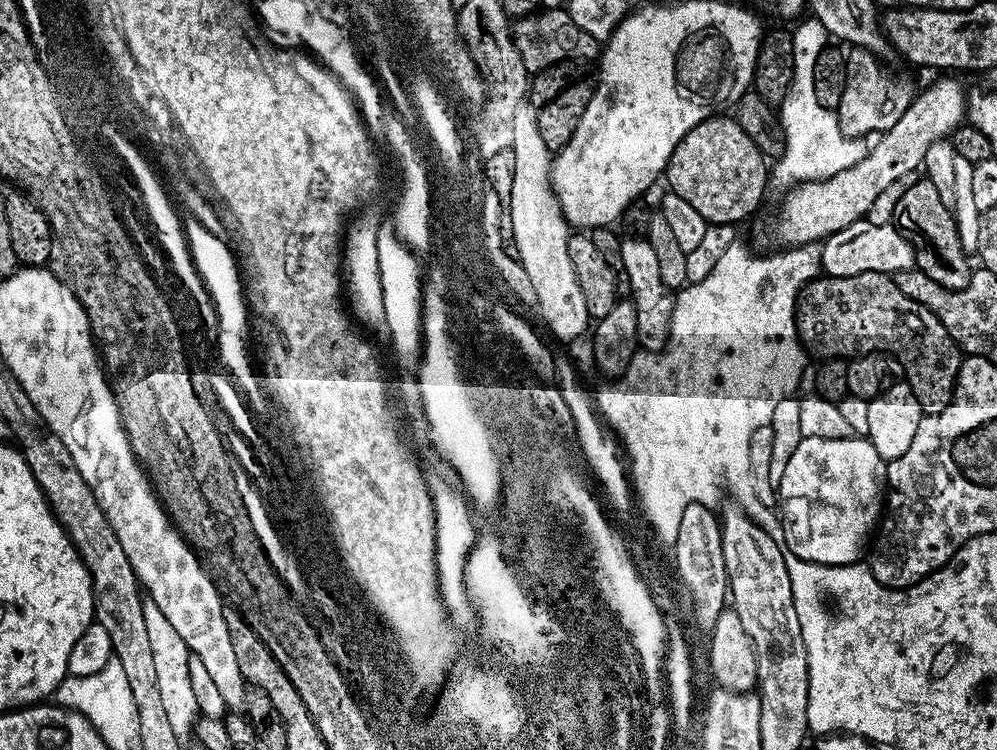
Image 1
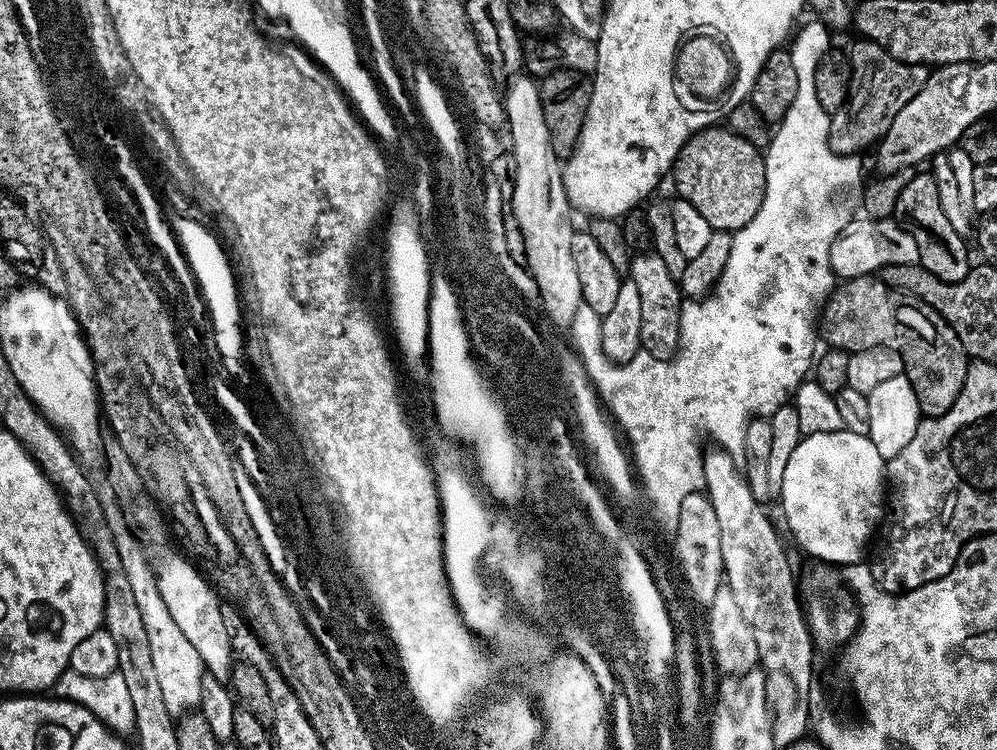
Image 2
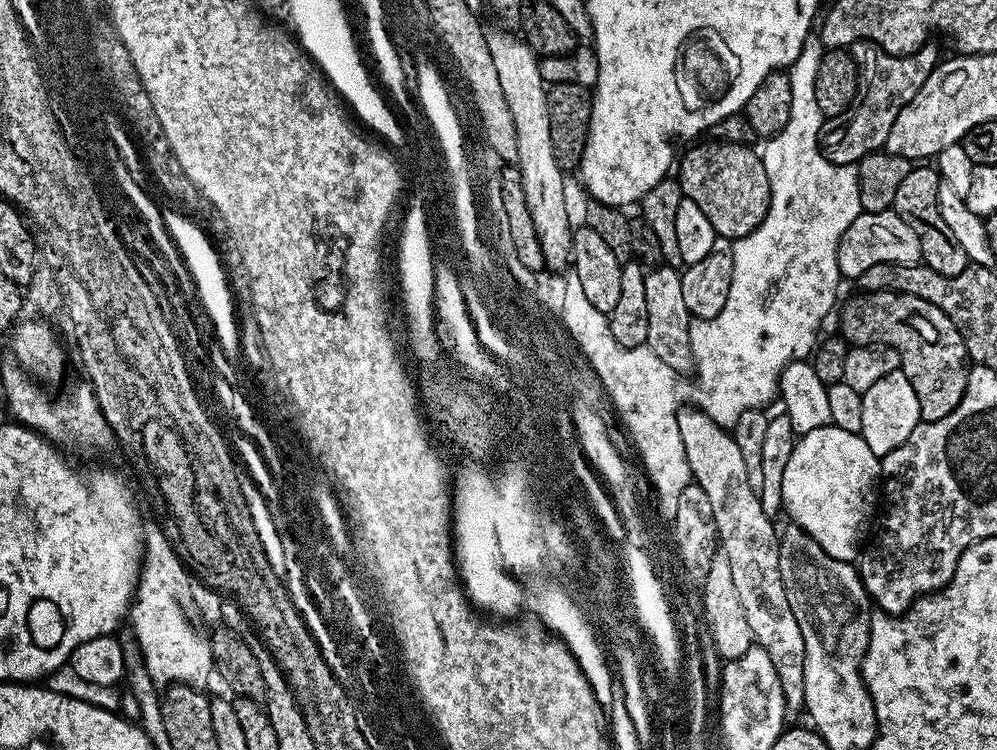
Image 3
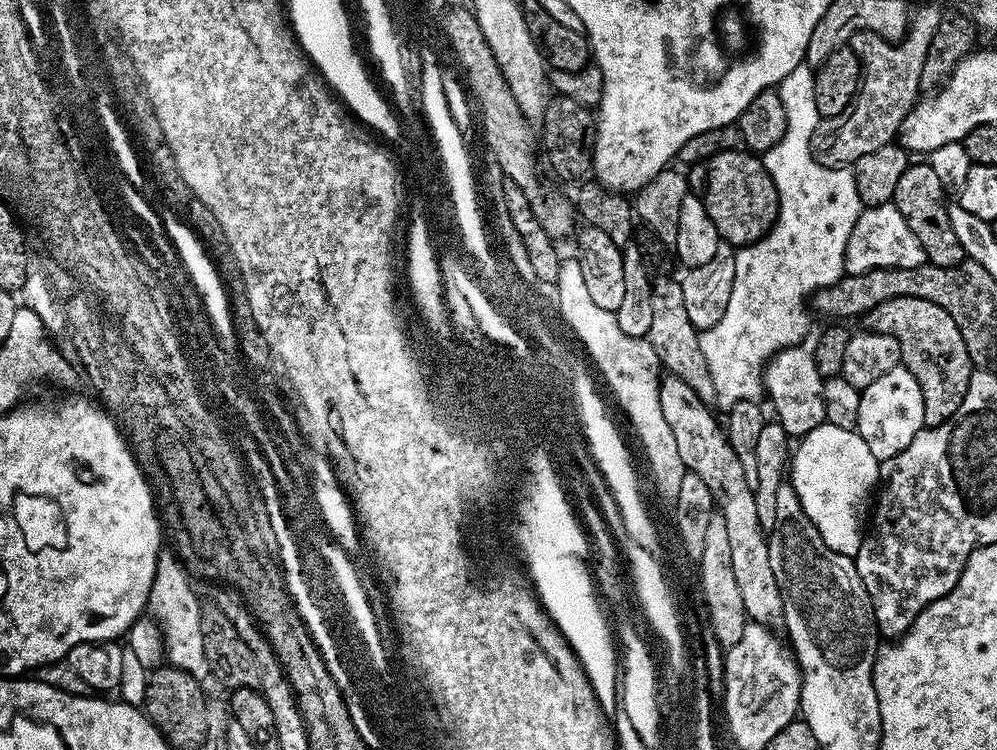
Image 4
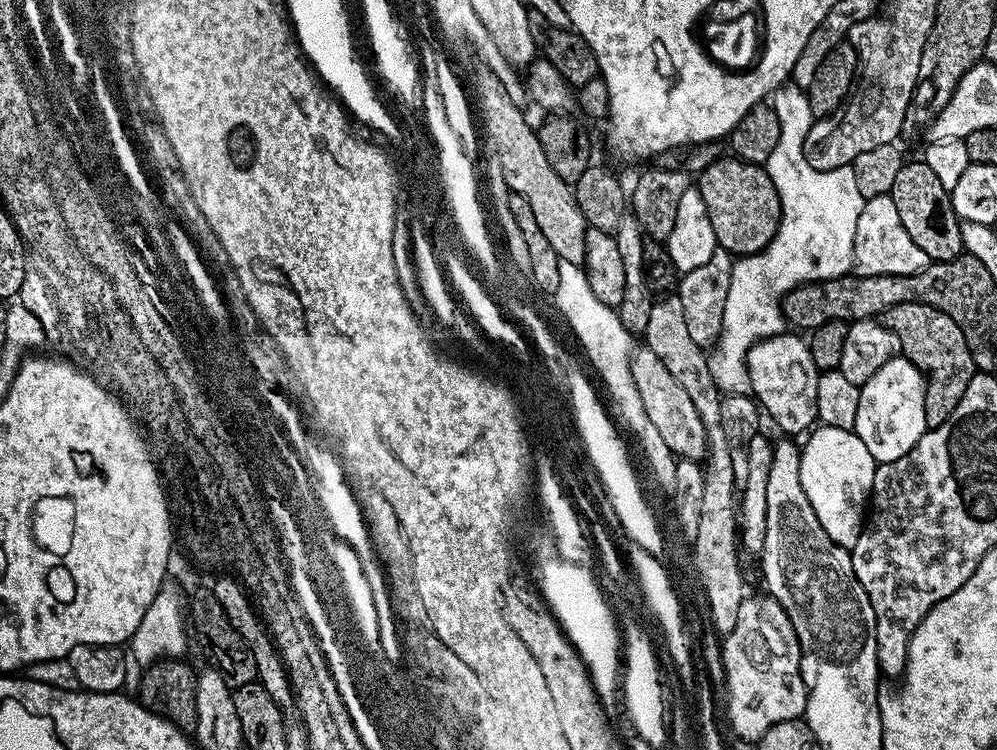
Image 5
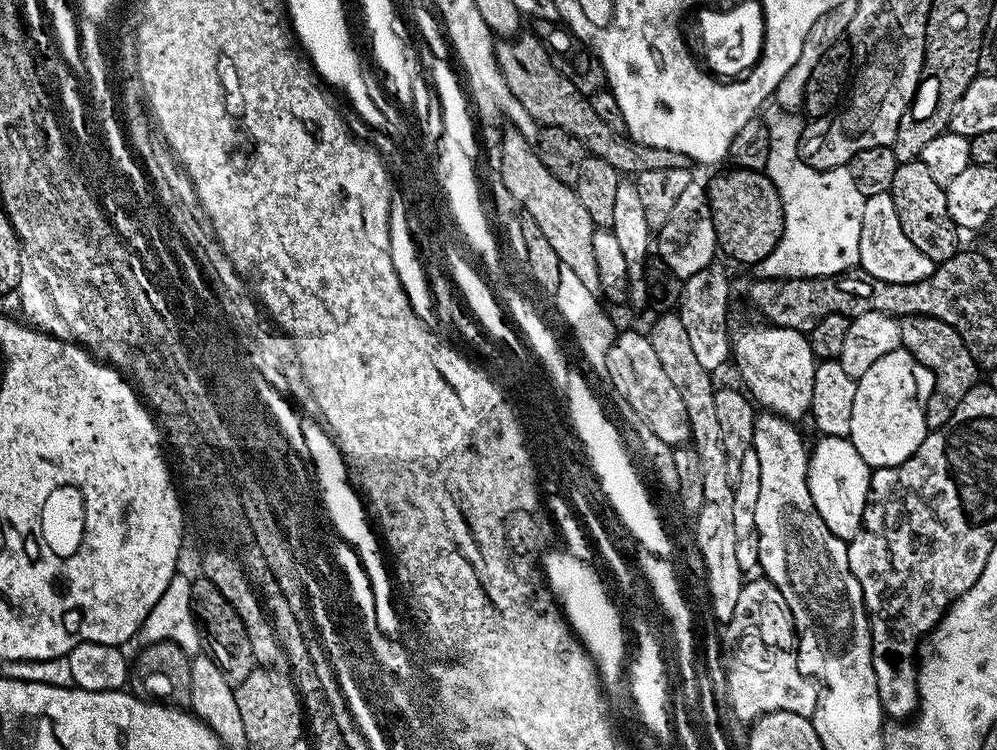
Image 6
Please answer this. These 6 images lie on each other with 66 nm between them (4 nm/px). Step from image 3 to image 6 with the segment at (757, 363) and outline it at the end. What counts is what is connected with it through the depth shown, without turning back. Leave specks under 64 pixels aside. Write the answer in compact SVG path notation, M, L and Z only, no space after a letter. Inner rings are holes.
M775 110L766 116L770 134L770 154L766 175L772 179L780 195L784 211L784 229L778 246L758 266L764 278L781 280L805 280L808 276L838 276L841 272L855 269L860 263L860 239L862 238L862 210L864 196L854 184L848 166L821 170L805 164L800 158L800 135L806 124L795 111Z

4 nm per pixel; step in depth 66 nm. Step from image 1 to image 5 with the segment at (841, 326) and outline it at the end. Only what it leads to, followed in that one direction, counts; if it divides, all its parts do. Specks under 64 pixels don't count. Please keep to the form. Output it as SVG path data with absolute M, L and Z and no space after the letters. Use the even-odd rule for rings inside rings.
M906 302L893 308L885 308L882 322L894 334L898 334L901 353L924 376L926 422L929 428L942 426L942 422L946 422L946 418L954 414L954 406L962 402L962 394L966 394L970 378L978 371L958 322L942 314L942 310L918 302Z

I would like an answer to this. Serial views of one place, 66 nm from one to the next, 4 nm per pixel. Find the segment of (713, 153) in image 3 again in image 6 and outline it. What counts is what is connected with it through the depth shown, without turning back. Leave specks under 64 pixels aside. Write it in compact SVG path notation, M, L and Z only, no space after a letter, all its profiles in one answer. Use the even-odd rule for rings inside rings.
M729 167L729 172L720 172L712 181L707 181L710 214L714 218L716 243L721 253L725 252L740 264L759 266L778 246L784 229L784 211L774 182L764 172L745 168Z

